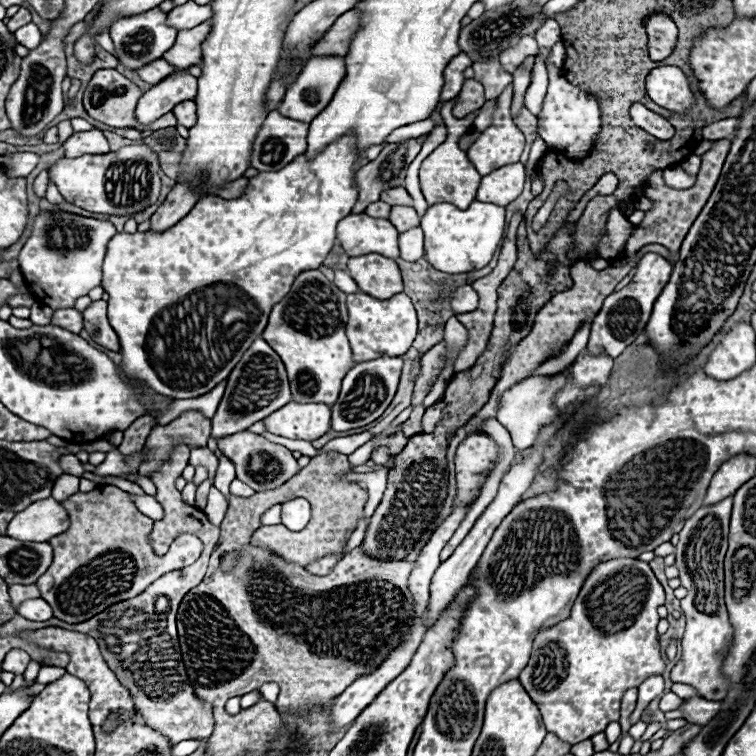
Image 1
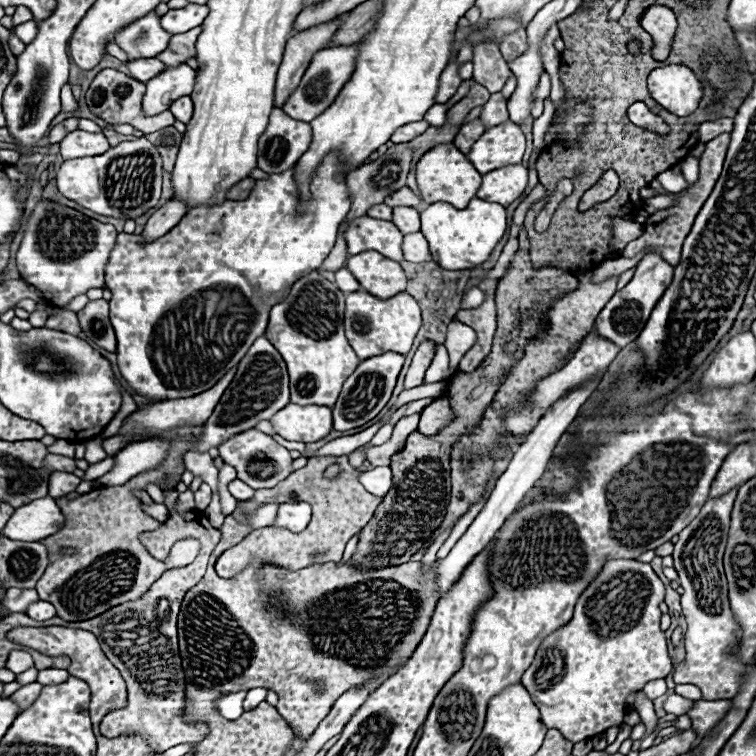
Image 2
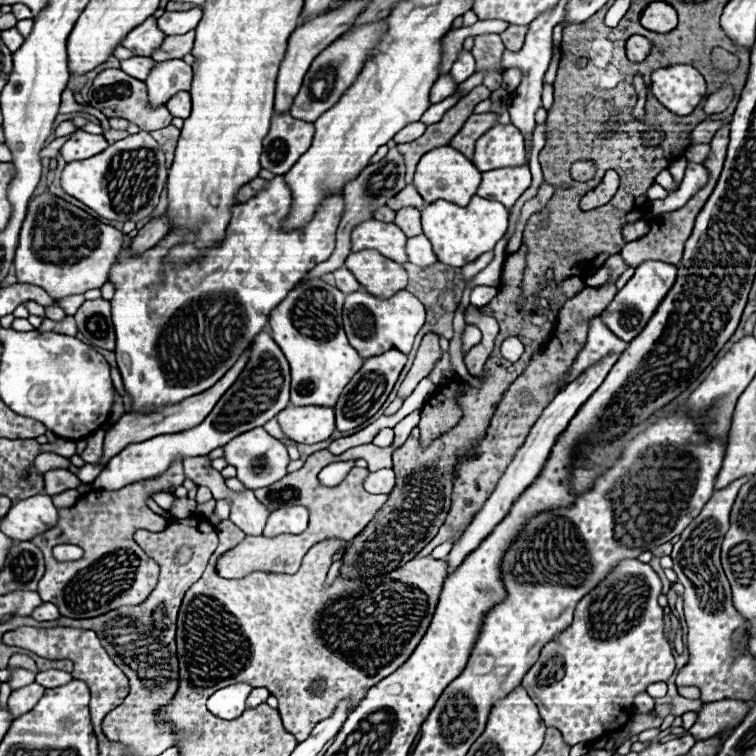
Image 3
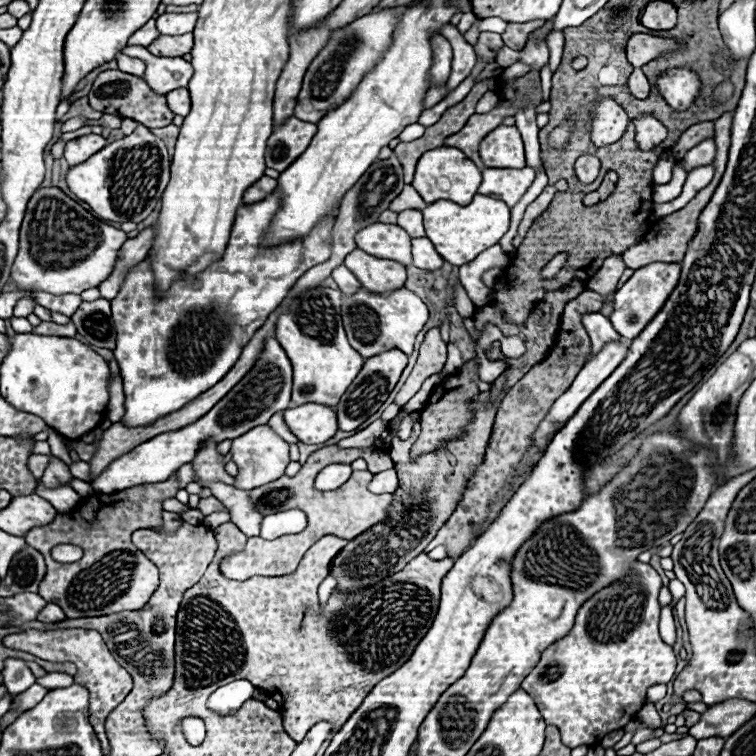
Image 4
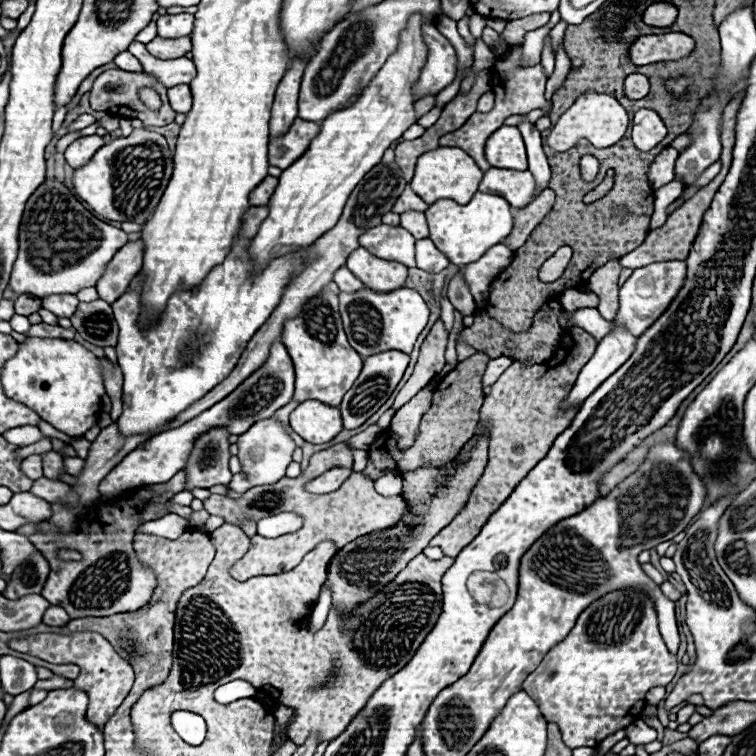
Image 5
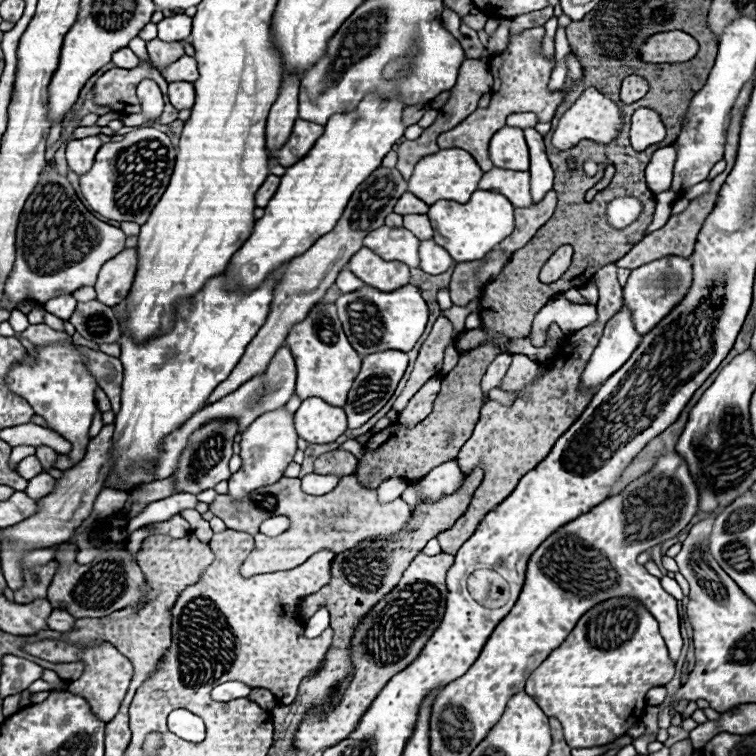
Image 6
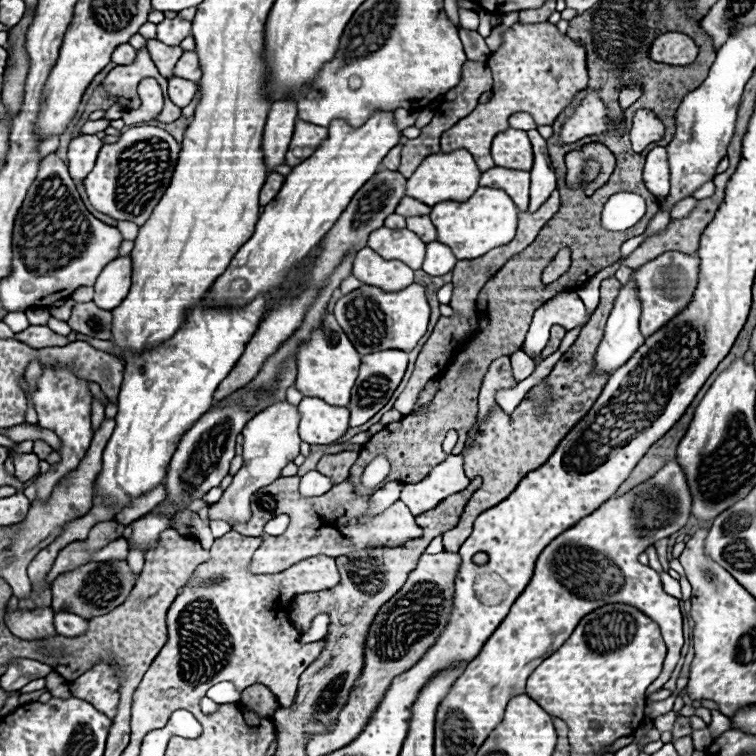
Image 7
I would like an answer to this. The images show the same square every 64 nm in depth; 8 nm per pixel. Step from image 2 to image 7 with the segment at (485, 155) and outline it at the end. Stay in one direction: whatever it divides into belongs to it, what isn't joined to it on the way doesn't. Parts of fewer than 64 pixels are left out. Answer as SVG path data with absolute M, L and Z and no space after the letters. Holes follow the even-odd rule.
M508 128L494 136L492 158L496 166L512 170L532 170L532 146L524 130Z

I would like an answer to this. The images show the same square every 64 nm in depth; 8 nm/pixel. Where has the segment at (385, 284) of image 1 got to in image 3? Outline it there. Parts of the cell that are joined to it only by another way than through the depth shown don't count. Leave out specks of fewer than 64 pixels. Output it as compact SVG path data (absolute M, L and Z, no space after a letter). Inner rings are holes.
M374 250L352 252L346 258L346 268L356 276L356 280L374 296L390 298L406 288L408 276L402 264L382 258Z

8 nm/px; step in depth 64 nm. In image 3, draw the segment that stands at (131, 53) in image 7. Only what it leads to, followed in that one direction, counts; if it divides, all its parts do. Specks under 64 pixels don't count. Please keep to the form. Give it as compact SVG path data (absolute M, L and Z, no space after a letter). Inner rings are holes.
M142 56L122 60L122 64L120 64L120 68L126 70L126 74L130 74L132 78L142 78L142 80L148 78L148 74L154 66L156 66L156 62L152 58L142 58Z

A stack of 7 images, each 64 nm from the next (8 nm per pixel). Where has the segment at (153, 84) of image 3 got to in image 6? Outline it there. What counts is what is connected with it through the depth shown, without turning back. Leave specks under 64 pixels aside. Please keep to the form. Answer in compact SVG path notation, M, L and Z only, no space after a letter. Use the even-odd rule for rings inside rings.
M138 36L134 38L134 40L130 40L130 44L128 44L128 48L140 58L140 60L144 60L144 62L148 62L152 68L154 68L154 64L150 62L150 58L148 58L148 52L146 52L146 42L142 42ZM182 56L176 62L168 64L166 68L160 70L162 78L170 84L170 82L194 82L198 78L198 70L196 70L196 60L192 56Z

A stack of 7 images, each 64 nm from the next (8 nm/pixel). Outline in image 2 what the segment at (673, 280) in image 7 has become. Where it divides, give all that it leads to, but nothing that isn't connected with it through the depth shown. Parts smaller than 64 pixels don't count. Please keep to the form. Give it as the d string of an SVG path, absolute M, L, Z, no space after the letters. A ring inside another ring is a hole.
M646 254L638 262L634 278L622 290L618 290L606 302L602 312L598 314L598 318L594 322L594 334L598 334L600 338L606 338L608 342L616 344L618 348L624 348L626 344L634 342L638 338L638 334L644 330L644 324L646 324L652 308L656 306L658 298L664 294L666 286L670 286L672 274L674 274L674 268L666 260L662 260L658 254Z

